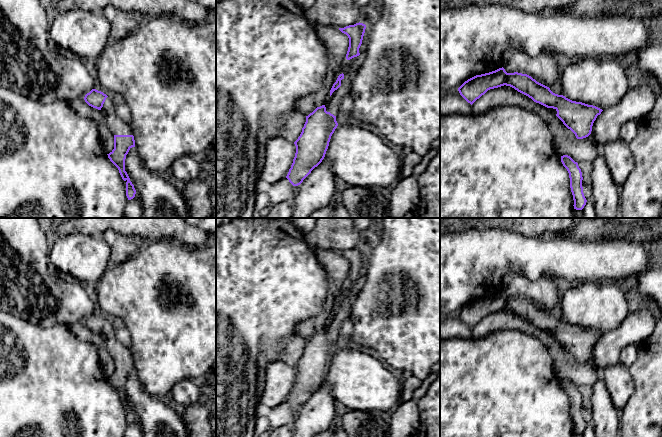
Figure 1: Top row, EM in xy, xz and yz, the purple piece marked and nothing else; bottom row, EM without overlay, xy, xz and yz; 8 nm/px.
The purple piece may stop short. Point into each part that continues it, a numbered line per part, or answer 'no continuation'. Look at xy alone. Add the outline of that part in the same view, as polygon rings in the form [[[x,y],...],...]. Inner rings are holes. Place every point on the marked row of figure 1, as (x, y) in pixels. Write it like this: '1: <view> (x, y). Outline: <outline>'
1: xy (117, 126). Outline: [[[107,97],[101,108],[110,131],[113,135],[133,135],[130,124],[118,117],[116,106],[117,104],[110,97]]]

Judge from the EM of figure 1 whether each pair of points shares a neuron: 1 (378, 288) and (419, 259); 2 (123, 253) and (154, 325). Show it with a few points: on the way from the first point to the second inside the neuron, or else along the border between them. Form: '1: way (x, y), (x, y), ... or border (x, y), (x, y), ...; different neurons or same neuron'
1: way (388, 288), (409, 269); same neuron
2: border (144, 244), (122, 262), (111, 264); different neurons

